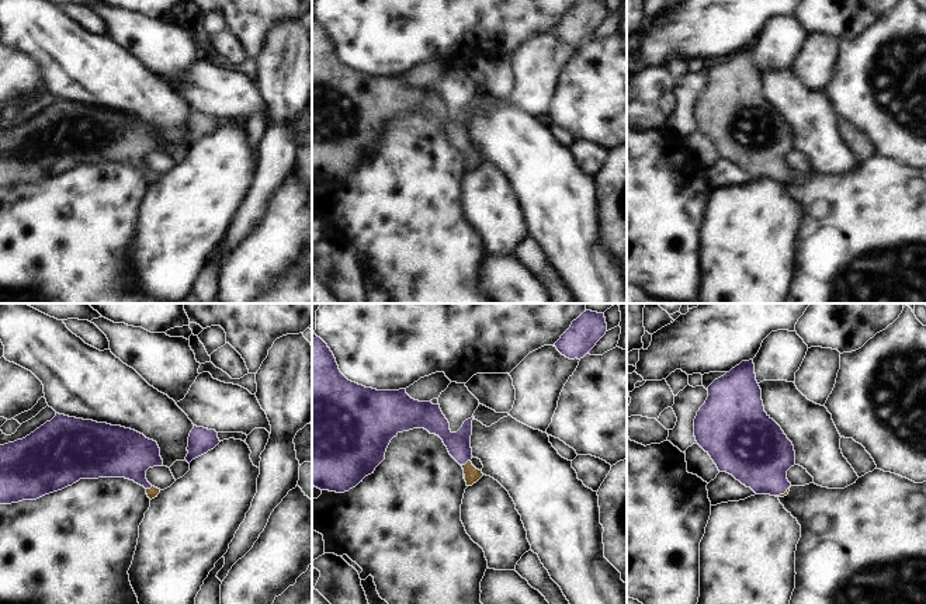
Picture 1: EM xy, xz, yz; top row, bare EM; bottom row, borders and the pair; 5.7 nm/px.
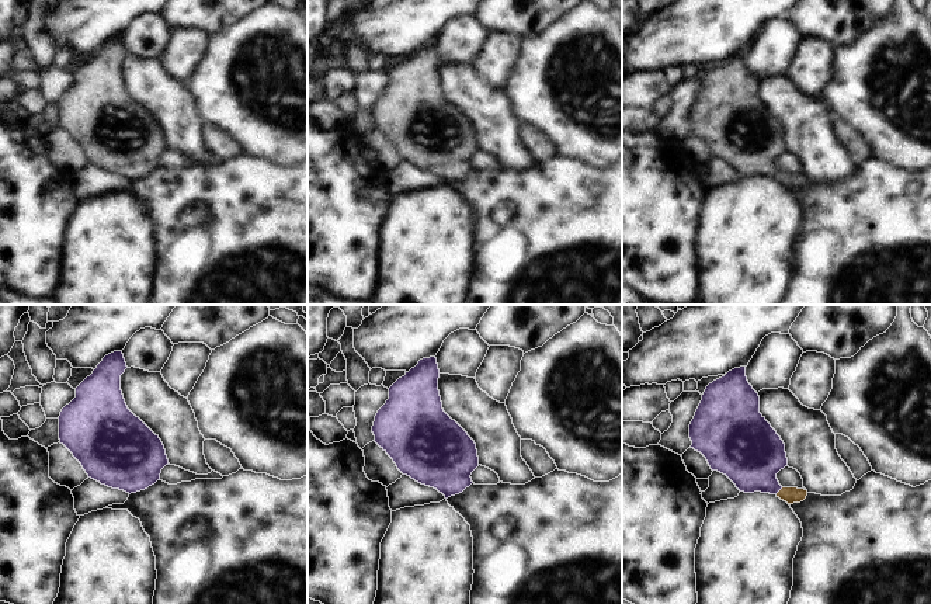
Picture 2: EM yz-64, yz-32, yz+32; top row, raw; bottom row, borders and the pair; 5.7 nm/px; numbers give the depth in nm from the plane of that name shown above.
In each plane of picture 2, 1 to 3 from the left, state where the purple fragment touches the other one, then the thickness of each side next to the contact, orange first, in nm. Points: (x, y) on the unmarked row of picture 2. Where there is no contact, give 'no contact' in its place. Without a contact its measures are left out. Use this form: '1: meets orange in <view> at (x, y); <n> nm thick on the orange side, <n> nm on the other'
1: no contact
2: no contact
3: meets orange in yz+32 at (780, 176); 100 nm thick on the orange side, 340 nm on the other

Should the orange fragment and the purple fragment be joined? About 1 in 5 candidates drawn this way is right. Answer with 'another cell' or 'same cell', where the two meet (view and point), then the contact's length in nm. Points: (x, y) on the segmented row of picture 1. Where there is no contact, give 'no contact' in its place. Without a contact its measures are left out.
same cell; meets orange in xz at (467, 462); contact 70 nm long

